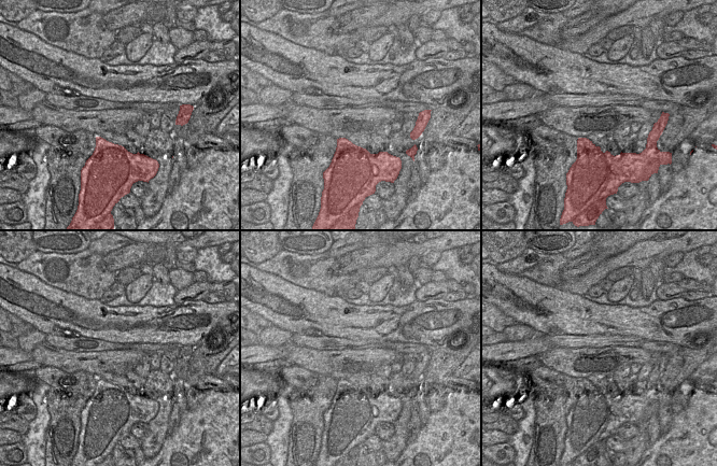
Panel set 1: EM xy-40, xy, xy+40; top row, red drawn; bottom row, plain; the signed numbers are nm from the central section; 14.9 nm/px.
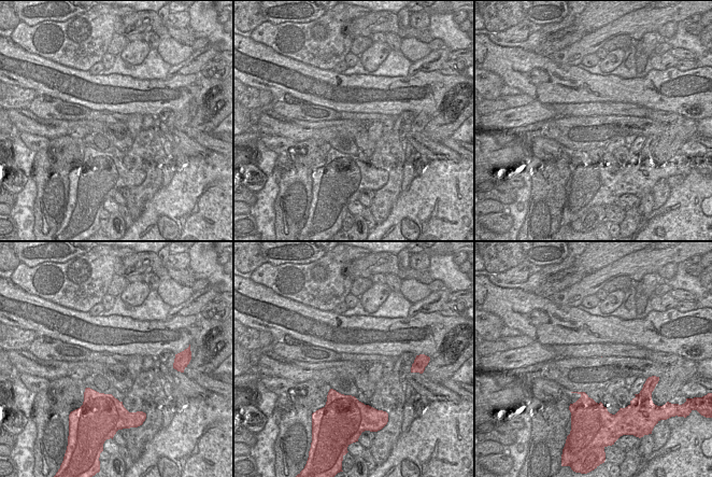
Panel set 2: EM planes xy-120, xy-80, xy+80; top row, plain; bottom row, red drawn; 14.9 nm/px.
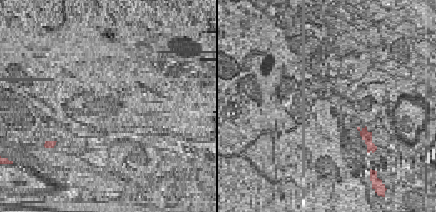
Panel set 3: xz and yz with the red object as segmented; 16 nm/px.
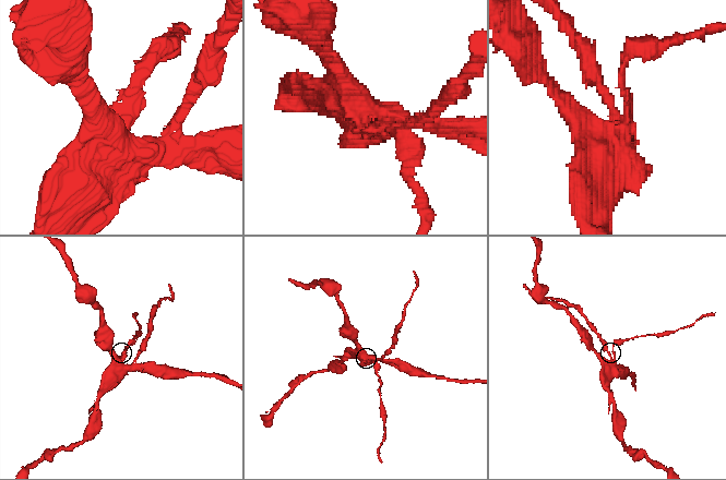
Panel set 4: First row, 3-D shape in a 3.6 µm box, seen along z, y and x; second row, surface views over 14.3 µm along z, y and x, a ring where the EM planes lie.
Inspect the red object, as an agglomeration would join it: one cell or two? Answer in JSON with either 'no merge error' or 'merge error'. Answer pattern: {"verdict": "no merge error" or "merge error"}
{"verdict": "merge error"}

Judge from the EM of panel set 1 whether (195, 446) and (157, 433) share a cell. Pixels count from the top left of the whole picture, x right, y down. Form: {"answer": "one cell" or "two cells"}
{"answer": "two cells"}

